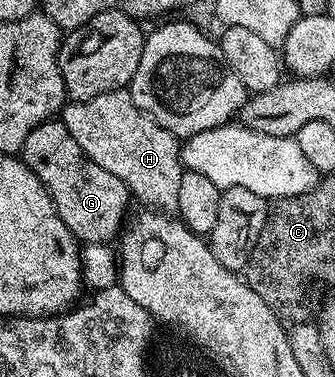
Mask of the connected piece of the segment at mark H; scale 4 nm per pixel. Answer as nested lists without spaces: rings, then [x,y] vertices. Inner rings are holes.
[[[126,89],[111,90],[84,102],[68,101],[61,111],[61,121],[83,155],[105,168],[105,172],[113,172],[136,199],[157,210],[177,211],[177,192],[184,174],[180,139],[138,110]]]

